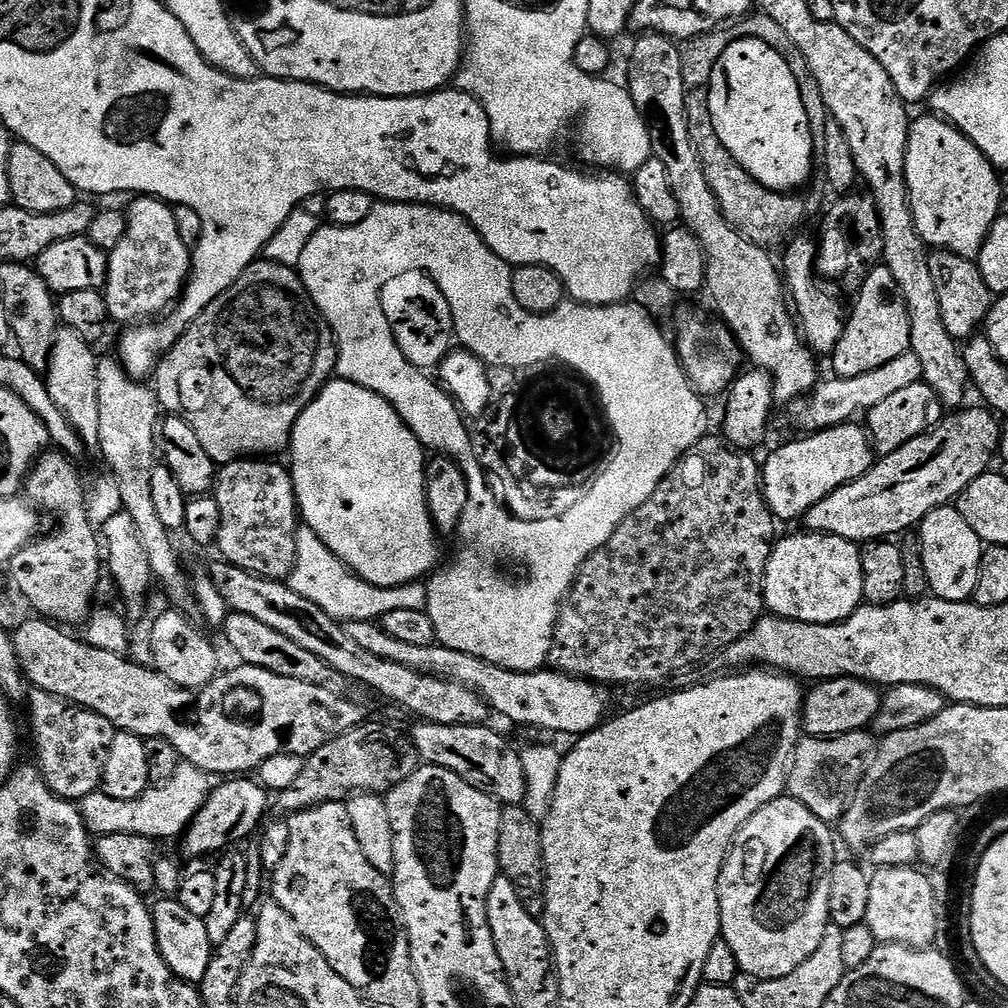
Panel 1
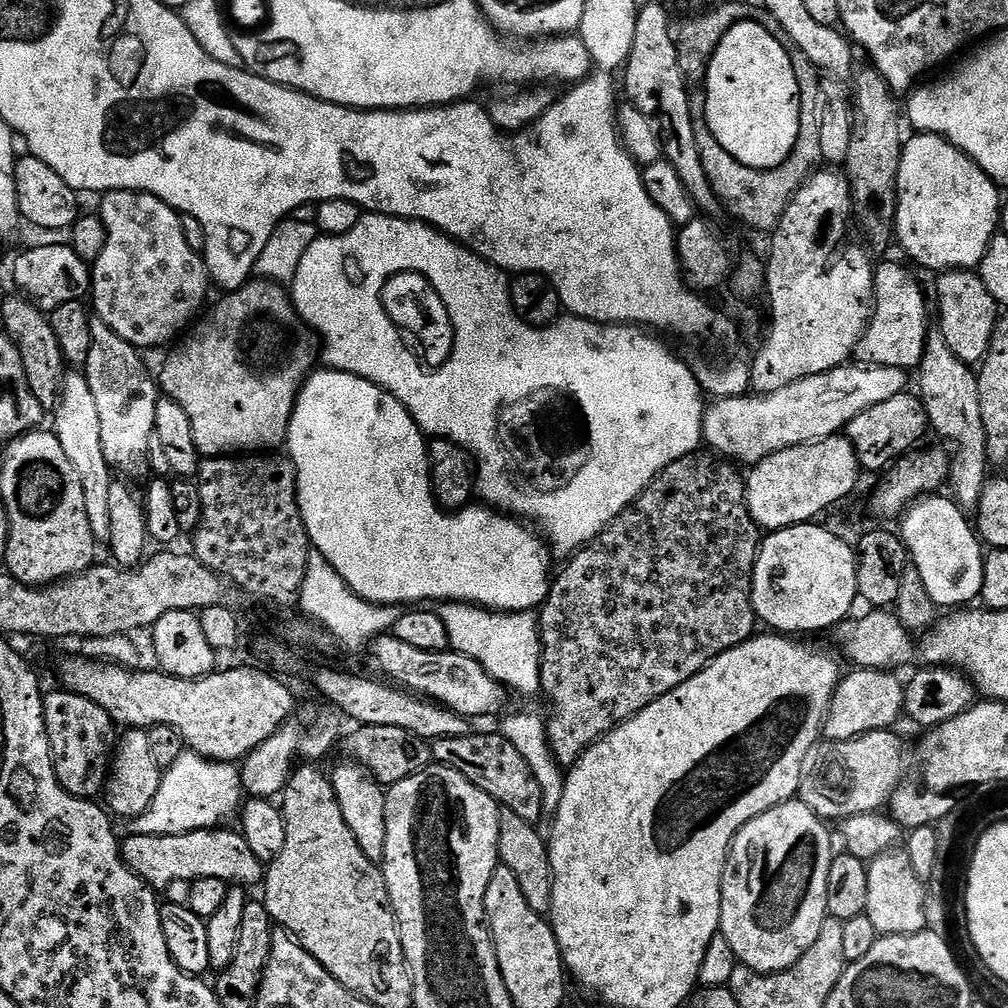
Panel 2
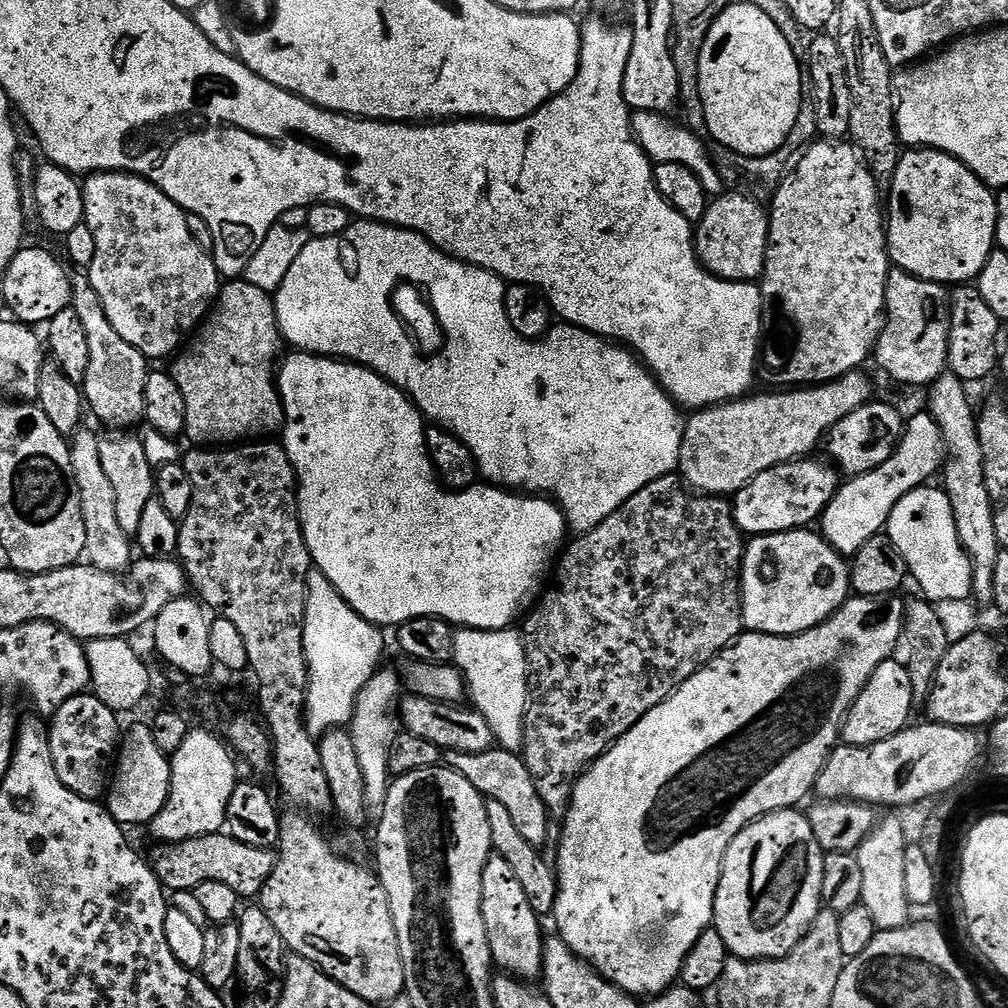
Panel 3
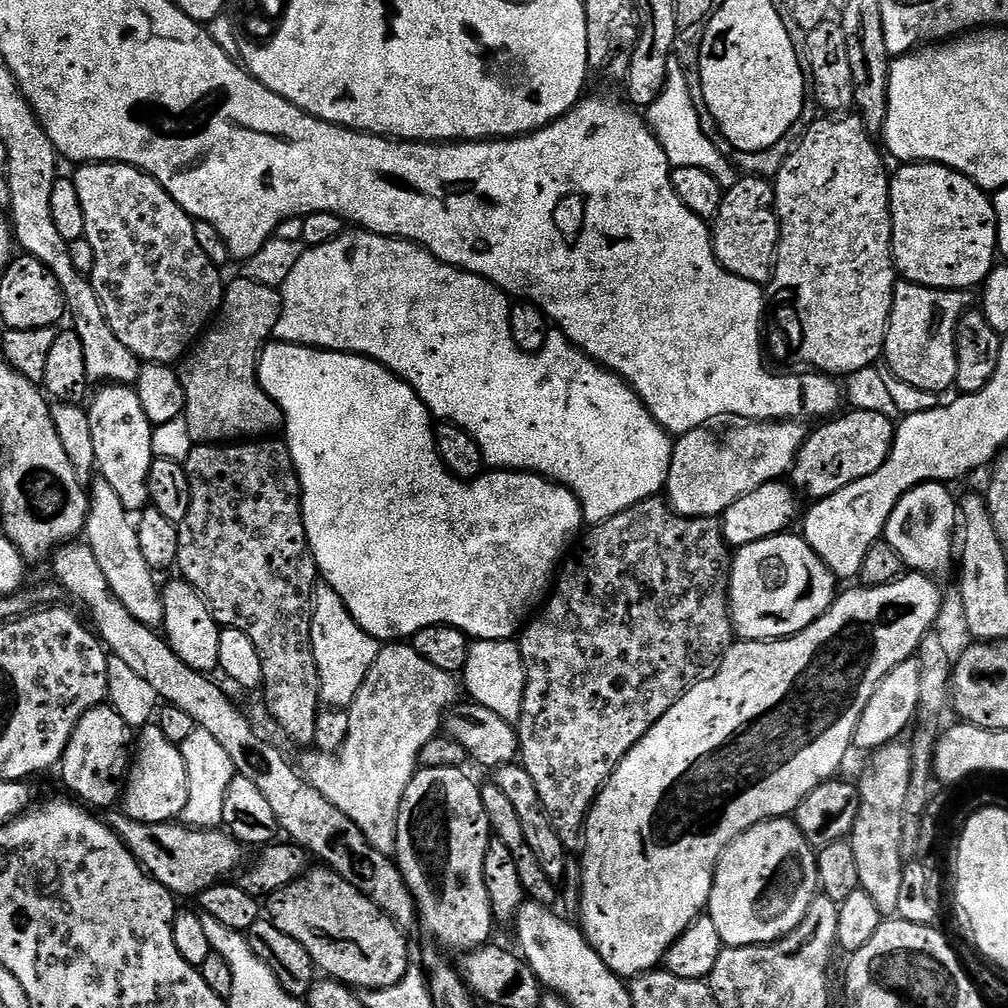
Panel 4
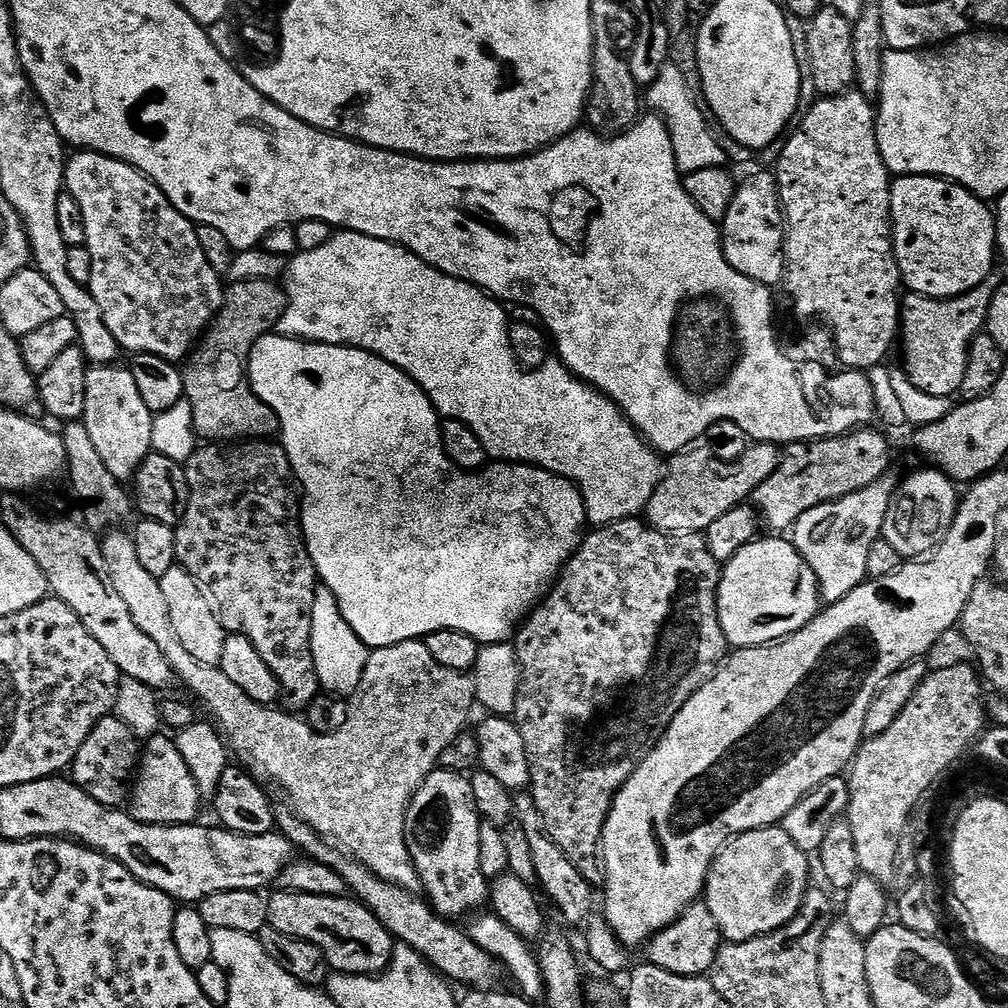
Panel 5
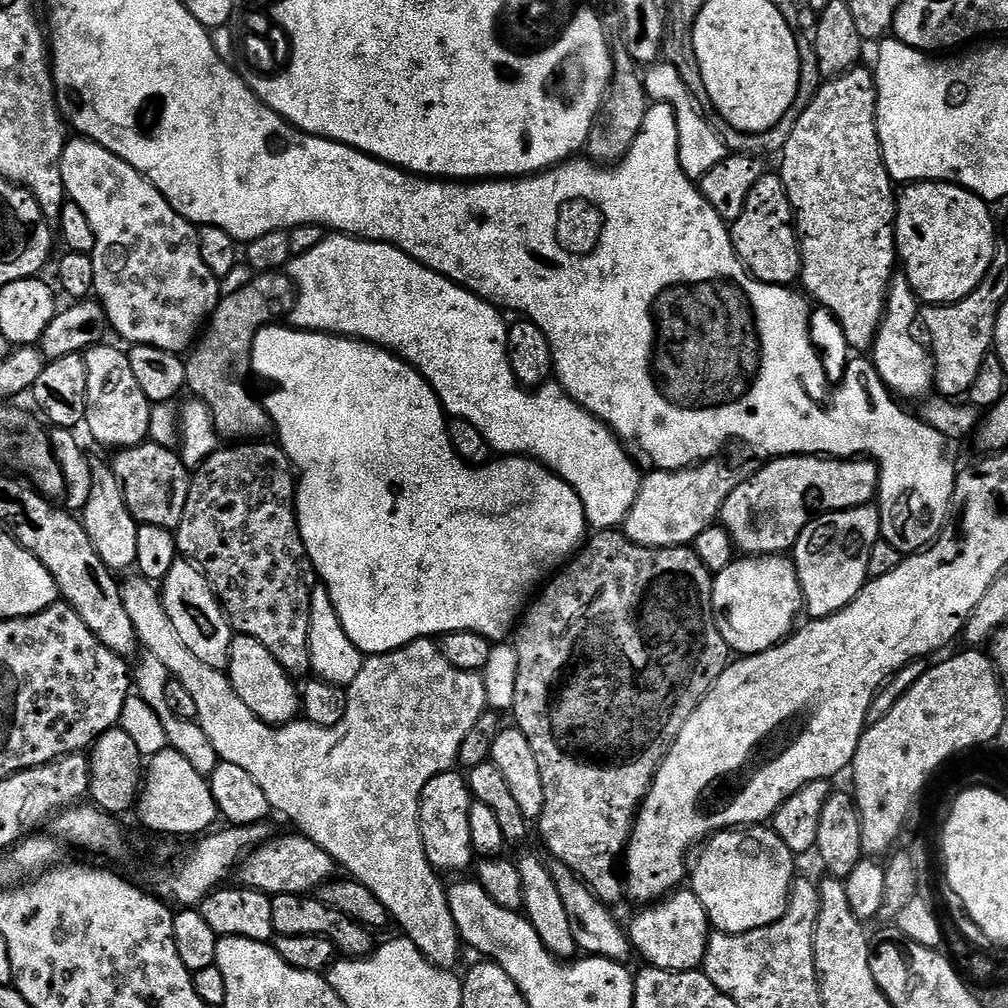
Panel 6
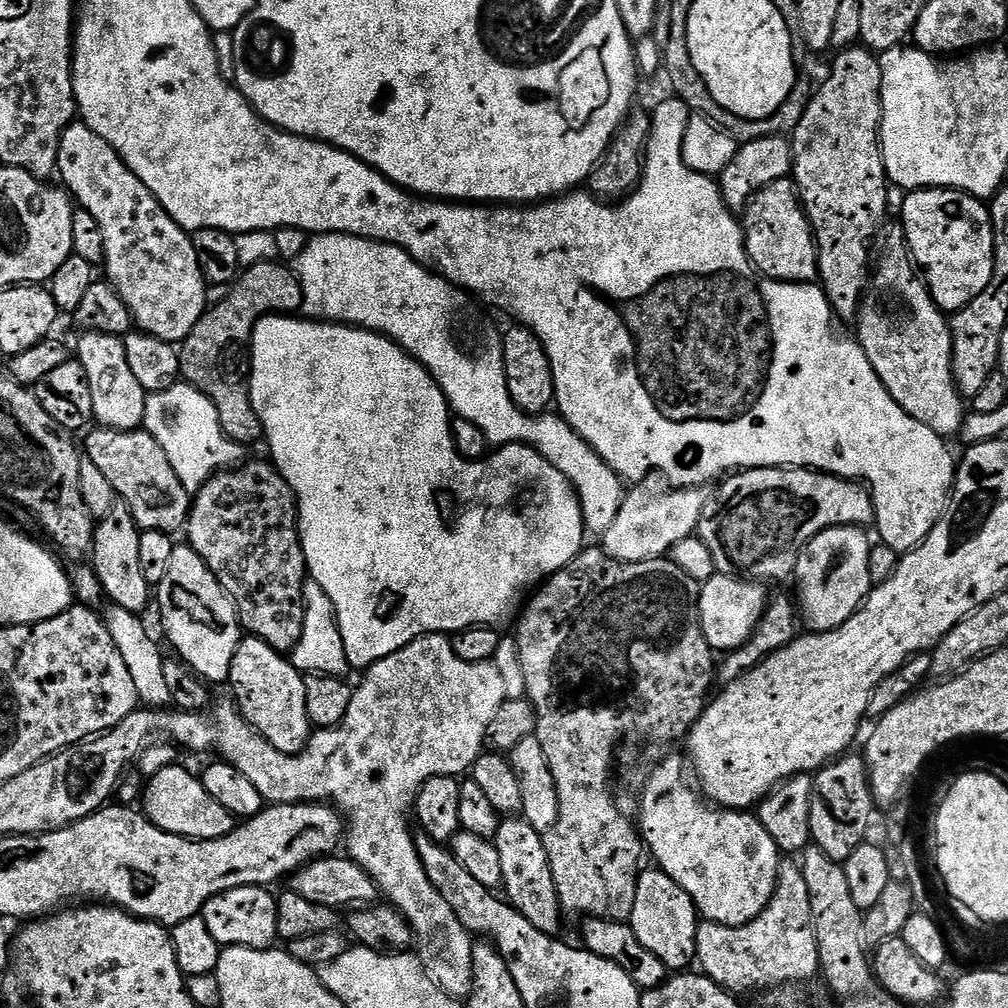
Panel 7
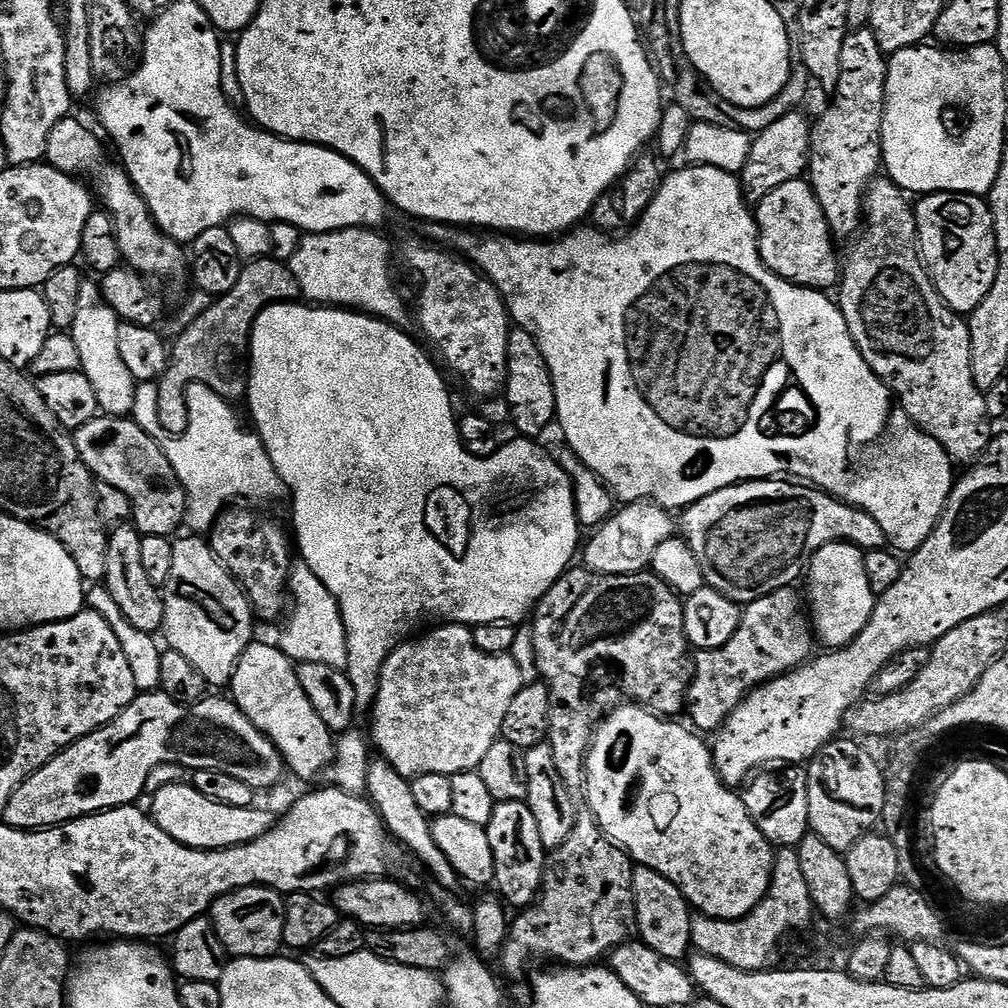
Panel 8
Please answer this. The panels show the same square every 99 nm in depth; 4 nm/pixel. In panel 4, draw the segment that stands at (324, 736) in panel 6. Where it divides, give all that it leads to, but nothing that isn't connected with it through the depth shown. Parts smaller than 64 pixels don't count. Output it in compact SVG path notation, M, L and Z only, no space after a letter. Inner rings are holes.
M96 478L90 484L88 502L88 521L83 530L86 543L94 550L94 558L98 558L98 566L102 566L102 574L106 574L106 582L110 590L142 622L147 628L159 629L164 623L164 597L161 589L156 588L154 569L146 562L142 554L142 546L138 546L136 524L130 519L126 506L110 486L110 482ZM385 643L347 709L350 730L346 734L346 742L342 742L335 754L319 750L305 751L308 752L304 756L308 783L318 790L318 794L322 794L322 798L326 798L326 802L338 806L338 810L342 810L342 814L346 814L346 818L358 826L374 850L385 854L395 853L398 814L406 786L410 786L418 771L422 746L426 746L430 738L441 735L442 717L458 700L456 688L458 692L457 677L446 670L438 670L438 666L430 666L430 662L426 662L426 658L422 658L422 654L418 654L411 643Z

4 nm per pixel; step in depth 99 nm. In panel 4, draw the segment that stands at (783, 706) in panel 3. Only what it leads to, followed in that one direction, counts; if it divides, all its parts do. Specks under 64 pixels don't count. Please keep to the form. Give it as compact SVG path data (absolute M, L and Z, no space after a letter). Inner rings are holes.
M905 574L900 579L886 586L855 586L849 592L841 591L832 605L818 617L806 630L783 640L740 640L720 657L711 674L705 675L689 688L636 745L622 758L622 762L604 784L604 789L596 796L588 821L584 824L584 869L580 872L580 920L579 927L590 942L590 946L606 962L606 966L615 976L635 978L644 972L659 969L664 956L678 942L678 938L690 925L705 915L708 899L712 893L712 883L716 867L723 852L733 844L746 830L764 820L788 818L795 813L796 807L820 784L833 779L836 772L844 764L848 756L848 748L853 747L854 730L858 726L858 718L862 718L862 710L866 710L866 702L870 702L870 694L902 662L913 659L917 655L924 636L936 627L942 591L928 574Z

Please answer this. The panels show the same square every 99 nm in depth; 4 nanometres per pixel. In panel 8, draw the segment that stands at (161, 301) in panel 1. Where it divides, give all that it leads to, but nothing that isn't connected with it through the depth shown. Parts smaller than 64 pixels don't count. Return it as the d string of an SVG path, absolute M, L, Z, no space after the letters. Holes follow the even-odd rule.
M72 114L65 116L62 122L58 122L58 126L54 126L54 130L50 130L47 163L62 170L67 176L87 178L91 181L99 203L100 200L104 203L101 204L103 211L112 215L120 259L127 267L153 281L165 280L168 284L187 285L190 280L190 256L185 249L184 252L180 249L183 248L181 241L171 240L161 230L150 214L150 206L146 206L142 194L134 186L127 172L115 159L108 160L107 154L104 153L105 141L100 141L82 121L75 120L74 117Z

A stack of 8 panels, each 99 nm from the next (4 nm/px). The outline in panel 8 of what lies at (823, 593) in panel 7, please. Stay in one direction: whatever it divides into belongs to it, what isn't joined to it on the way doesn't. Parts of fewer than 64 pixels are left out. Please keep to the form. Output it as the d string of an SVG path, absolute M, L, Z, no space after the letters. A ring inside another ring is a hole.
M827 544L814 554L808 564L806 581L806 607L810 613L812 630L817 641L820 640L828 650L844 648L870 622L878 597L870 590L870 581L866 579L864 552L853 544Z

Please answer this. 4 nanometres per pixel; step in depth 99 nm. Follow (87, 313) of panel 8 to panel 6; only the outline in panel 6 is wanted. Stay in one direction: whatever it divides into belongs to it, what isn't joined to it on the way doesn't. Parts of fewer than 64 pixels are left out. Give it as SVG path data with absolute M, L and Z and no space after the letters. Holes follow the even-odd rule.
M101 342L94 348L89 348L83 353L86 362L86 390L88 391L88 405L86 406L86 429L104 448L119 450L122 448L133 448L145 443L149 439L148 431L152 428L152 411L154 405L151 400L142 394L142 386L138 386L134 379L134 370L130 367L130 358L127 351L122 347L111 348L108 342Z

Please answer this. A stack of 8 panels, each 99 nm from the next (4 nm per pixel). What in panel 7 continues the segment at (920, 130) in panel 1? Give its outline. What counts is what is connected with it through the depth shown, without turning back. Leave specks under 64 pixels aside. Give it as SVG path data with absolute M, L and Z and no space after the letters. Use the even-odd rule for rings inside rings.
M917 188L905 196L908 197L900 208L900 216L904 219L902 239L908 243L908 251L940 311L955 314L974 302L974 298L978 298L978 294L990 286L990 278L994 274L996 247L989 205L983 199L954 188Z

